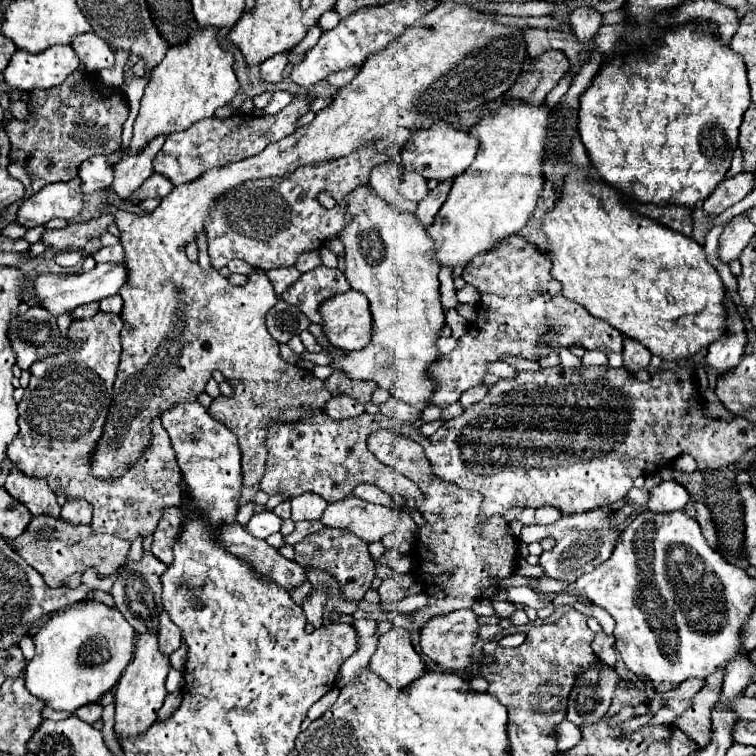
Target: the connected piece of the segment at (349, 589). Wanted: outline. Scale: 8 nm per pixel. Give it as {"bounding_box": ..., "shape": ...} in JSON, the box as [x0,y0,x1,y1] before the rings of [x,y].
{"bounding_box":[295,528,375,600],"shape":[[[329,528],[303,538],[299,544],[295,544],[295,560],[301,566],[319,566],[321,570],[335,576],[341,584],[341,590],[345,598],[361,600],[363,594],[371,588],[371,582],[375,578],[375,562],[369,554],[367,542],[363,542],[359,536],[353,536],[353,532],[345,528]]]}

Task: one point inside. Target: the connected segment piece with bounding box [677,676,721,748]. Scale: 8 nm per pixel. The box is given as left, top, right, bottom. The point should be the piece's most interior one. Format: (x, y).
(694, 722)

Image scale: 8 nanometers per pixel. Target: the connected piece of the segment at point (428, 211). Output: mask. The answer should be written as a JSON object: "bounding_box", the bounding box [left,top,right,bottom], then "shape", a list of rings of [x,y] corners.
{"bounding_box":[417,182,451,226],"shape":[[[445,182],[445,184],[439,184],[435,190],[429,190],[429,194],[425,196],[425,200],[419,202],[419,208],[417,208],[417,218],[425,224],[425,226],[431,226],[433,220],[435,220],[435,214],[439,212],[441,204],[445,202],[445,196],[449,194],[449,188],[451,188],[451,182]]]}

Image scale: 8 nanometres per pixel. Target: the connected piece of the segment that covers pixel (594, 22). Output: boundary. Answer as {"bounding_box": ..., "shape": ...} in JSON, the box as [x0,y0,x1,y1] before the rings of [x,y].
{"bounding_box":[571,6,603,44],"shape":[[[585,6],[585,8],[575,8],[571,12],[571,28],[579,36],[579,40],[585,44],[593,40],[601,24],[603,24],[603,14],[597,12],[595,8]]]}

